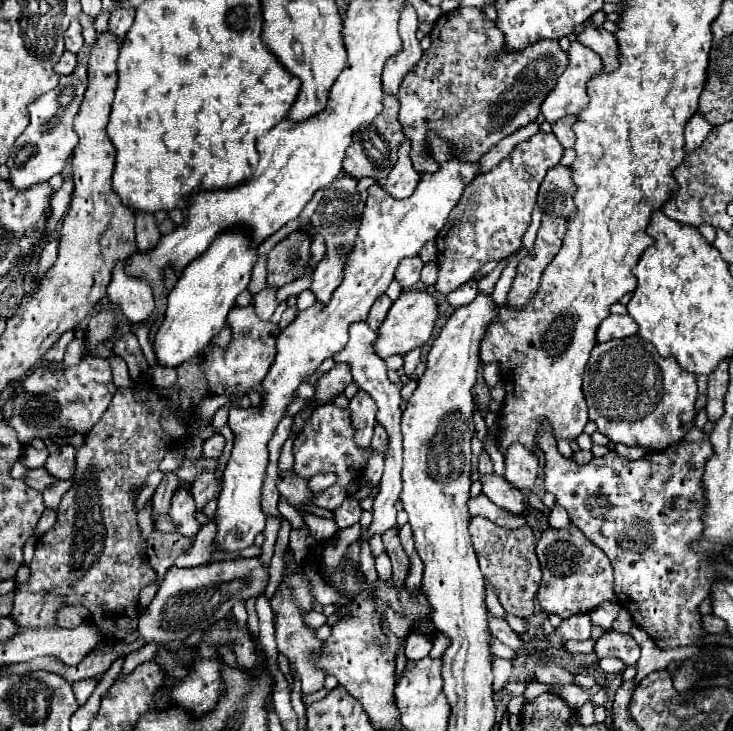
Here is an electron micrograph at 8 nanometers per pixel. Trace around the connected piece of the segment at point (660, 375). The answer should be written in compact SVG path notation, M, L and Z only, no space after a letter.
M640 335L598 343L592 349L590 361L584 371L582 391L590 409L590 419L598 425L598 431L604 433L612 443L624 443L630 447L640 445L660 451L676 445L692 429L692 421L696 415L696 377L678 367L674 357L660 357L654 345L642 341Z

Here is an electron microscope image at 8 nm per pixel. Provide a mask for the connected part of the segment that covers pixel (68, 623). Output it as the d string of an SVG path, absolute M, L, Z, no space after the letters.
M64 607L58 617L56 617L56 623L60 627L66 627L66 629L74 629L78 627L80 623L84 623L88 619L88 611L84 607Z

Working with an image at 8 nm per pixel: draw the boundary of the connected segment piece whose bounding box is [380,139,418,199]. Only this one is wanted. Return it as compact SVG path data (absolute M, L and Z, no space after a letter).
M404 139L398 149L398 161L390 175L380 181L380 185L396 199L410 197L418 183L418 173L410 161L410 139Z

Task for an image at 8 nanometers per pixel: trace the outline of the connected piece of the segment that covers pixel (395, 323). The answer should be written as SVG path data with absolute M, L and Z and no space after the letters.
M402 291L400 297L394 301L394 305L388 311L386 321L382 323L382 327L378 329L378 339L376 339L376 353L386 359L388 355L394 353L408 353L414 347L422 347L436 325L438 319L438 303L434 301L434 297L426 291Z

